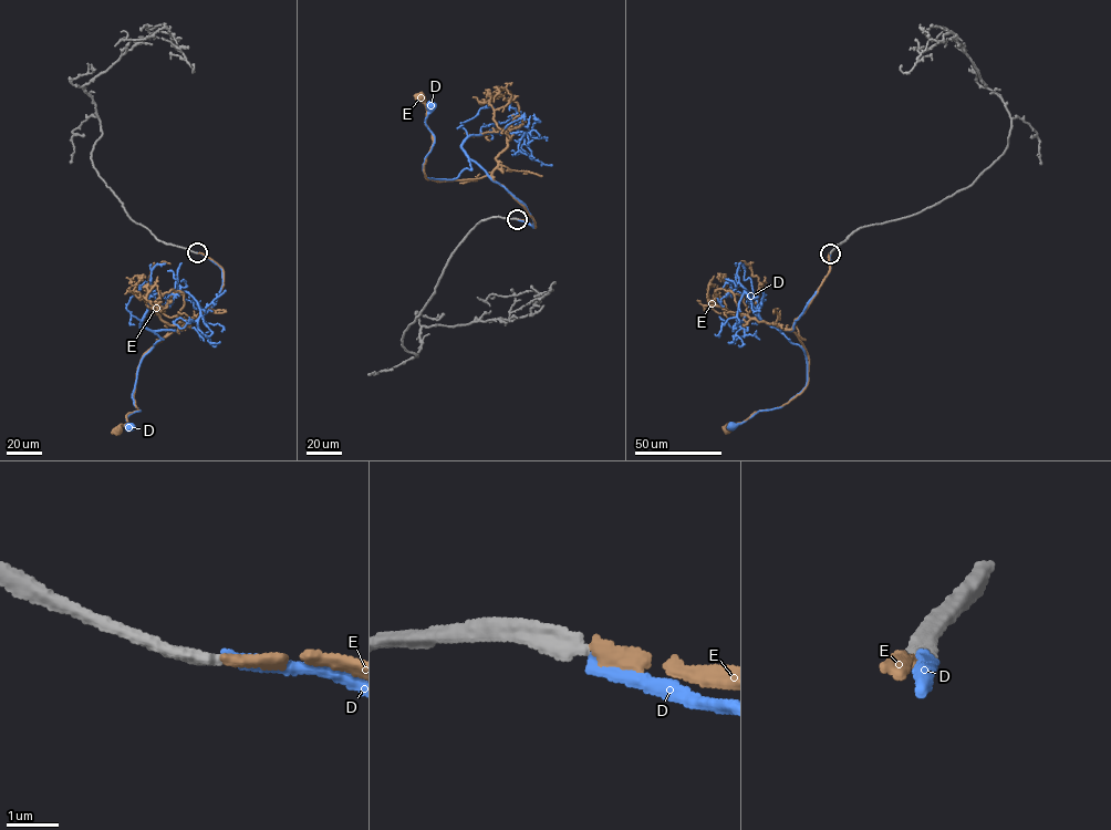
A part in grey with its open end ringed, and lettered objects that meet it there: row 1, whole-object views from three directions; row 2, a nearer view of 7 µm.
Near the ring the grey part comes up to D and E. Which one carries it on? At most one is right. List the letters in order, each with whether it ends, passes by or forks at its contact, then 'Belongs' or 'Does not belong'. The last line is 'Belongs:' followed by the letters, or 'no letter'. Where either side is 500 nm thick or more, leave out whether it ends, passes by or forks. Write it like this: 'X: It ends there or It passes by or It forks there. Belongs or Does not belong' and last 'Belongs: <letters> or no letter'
D: It ends there. Does not belong
E: It ends there. Belongs
Belongs: E

